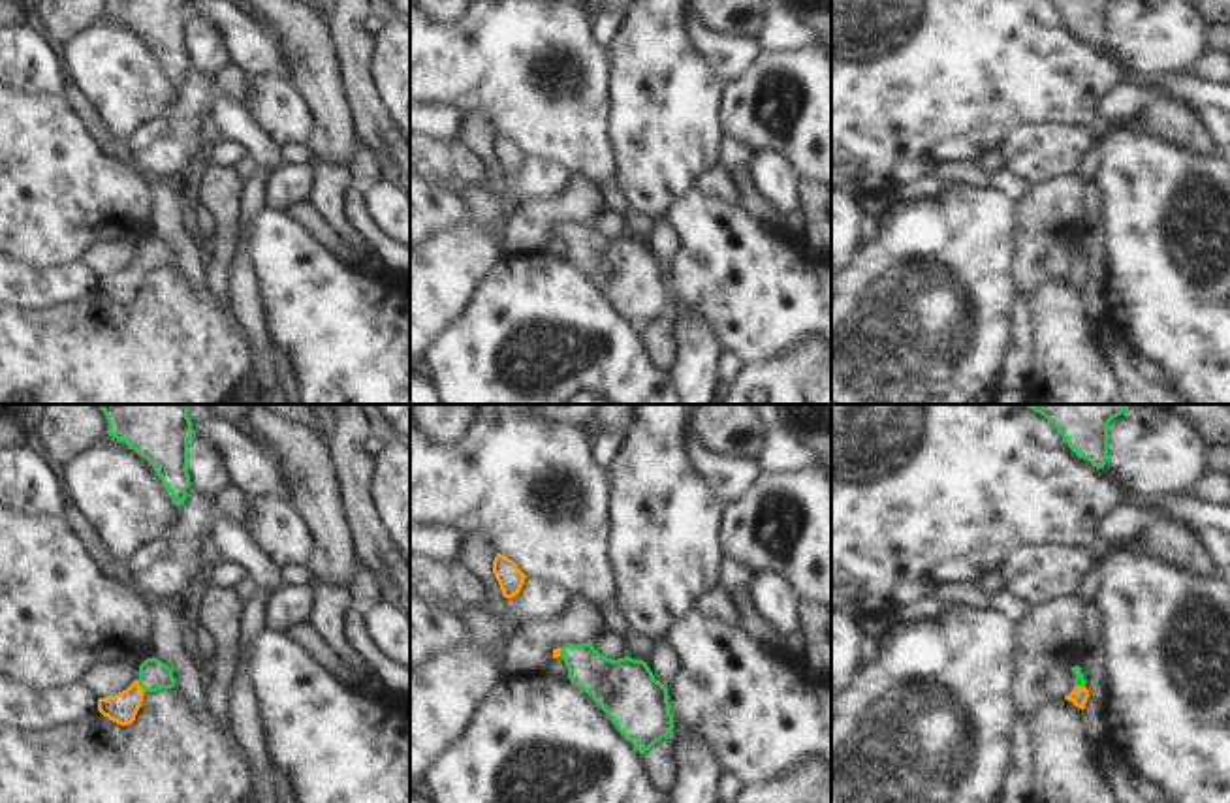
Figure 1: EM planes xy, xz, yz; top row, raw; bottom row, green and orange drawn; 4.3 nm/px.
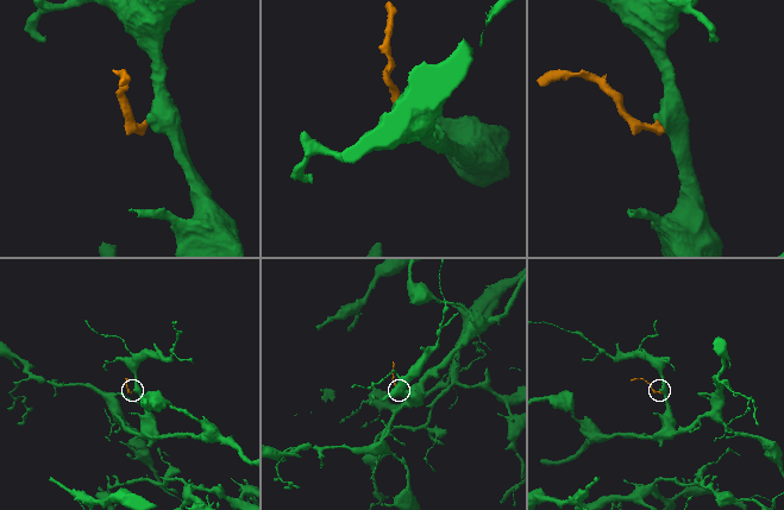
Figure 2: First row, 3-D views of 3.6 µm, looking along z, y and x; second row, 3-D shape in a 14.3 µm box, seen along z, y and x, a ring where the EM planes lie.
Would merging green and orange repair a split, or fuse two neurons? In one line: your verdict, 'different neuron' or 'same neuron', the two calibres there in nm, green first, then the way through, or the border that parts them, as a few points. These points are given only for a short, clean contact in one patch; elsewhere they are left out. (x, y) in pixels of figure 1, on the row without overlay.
same neuron; calibres 130 and 130 nm; way xy (155, 254), (140, 264), (121, 286)

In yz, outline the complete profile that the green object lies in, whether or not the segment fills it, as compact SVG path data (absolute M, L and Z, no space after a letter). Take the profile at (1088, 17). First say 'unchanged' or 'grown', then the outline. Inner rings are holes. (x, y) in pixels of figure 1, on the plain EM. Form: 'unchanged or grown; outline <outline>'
unchanged; outline M1049 0L1066 19L1068 26L1087 38L1093 45L1104 47L1108 38L1110 0Z

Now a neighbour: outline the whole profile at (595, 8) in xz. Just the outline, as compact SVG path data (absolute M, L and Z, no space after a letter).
M591 0L585 6L585 11L592 23L600 19L604 11L628 11L634 0Z

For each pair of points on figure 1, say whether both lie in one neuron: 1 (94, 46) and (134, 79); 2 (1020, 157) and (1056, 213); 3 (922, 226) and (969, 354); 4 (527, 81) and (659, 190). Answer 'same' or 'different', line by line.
1: same
2: different
3: same
4: different

